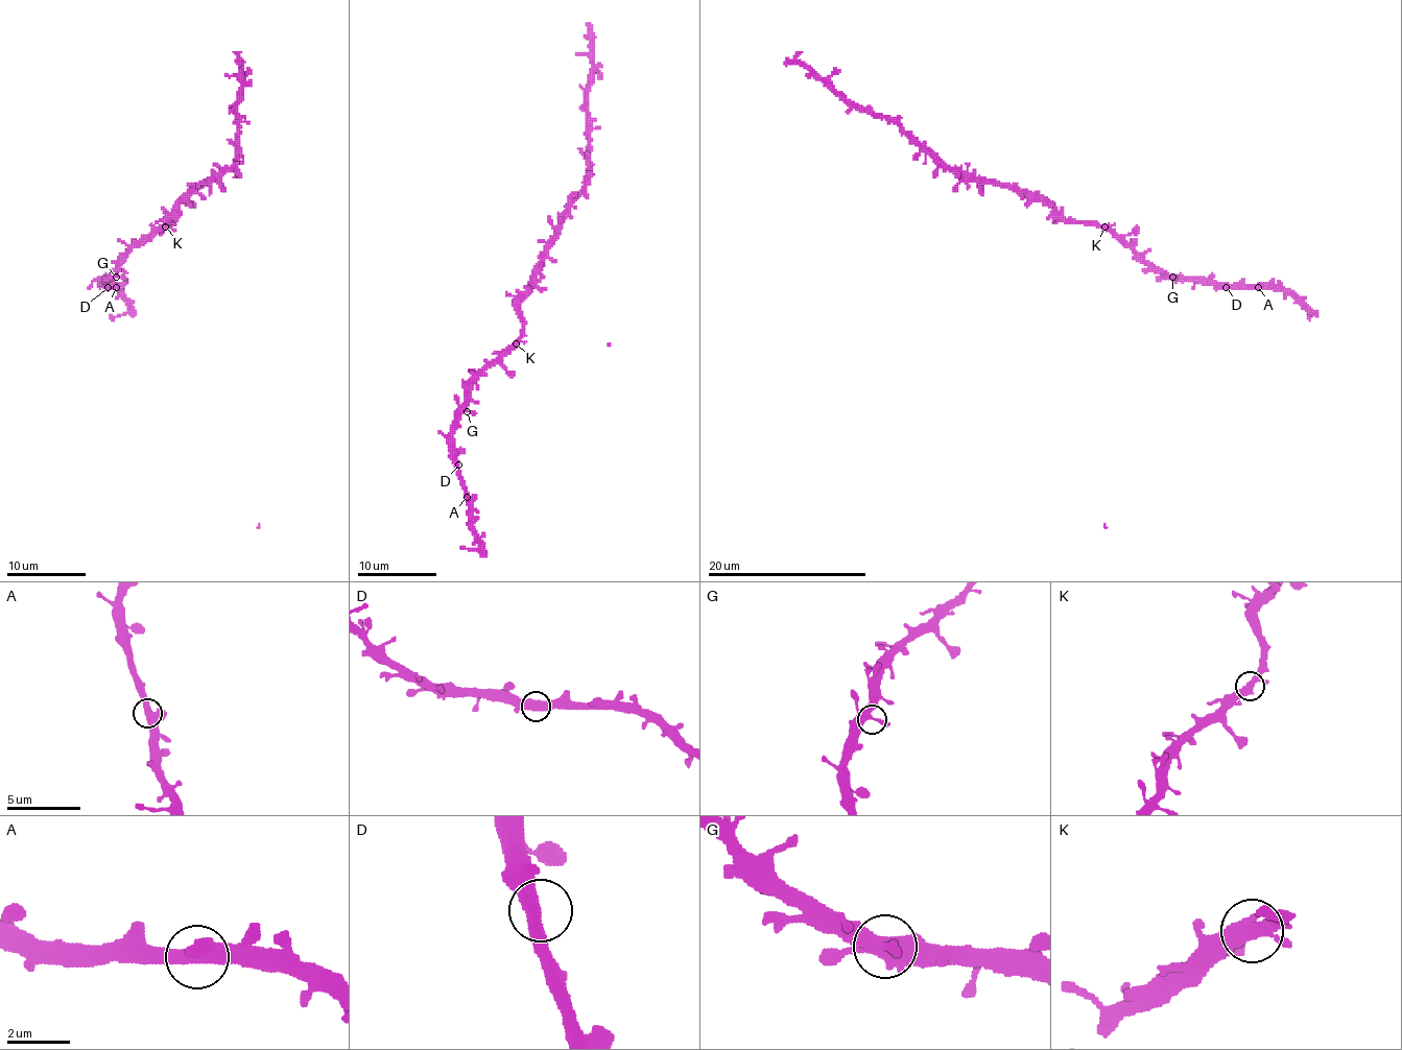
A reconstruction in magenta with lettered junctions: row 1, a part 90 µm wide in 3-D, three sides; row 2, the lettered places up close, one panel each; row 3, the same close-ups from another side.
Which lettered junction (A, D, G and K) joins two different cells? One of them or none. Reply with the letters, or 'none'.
none

